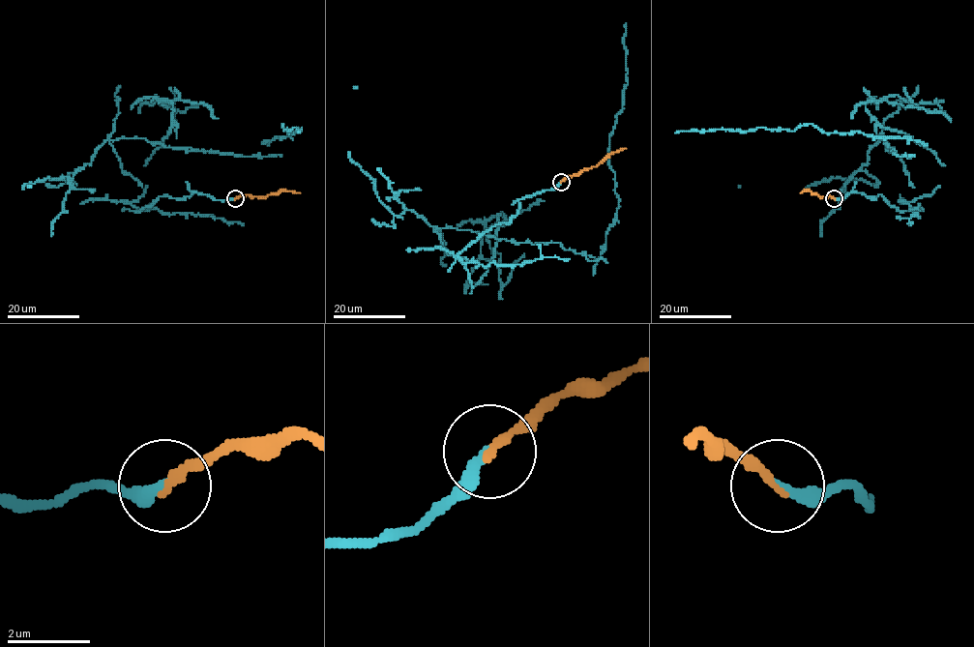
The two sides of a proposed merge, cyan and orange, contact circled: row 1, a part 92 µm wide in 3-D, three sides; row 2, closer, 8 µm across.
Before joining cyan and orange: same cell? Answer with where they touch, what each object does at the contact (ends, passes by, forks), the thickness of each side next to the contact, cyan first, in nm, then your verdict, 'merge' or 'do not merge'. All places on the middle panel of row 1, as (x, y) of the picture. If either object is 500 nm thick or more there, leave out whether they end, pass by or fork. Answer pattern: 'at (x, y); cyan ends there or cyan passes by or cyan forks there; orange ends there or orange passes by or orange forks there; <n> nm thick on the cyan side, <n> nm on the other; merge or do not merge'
at (561, 182); cyan ends there; orange ends there; 280 nm thick on the cyan side, 200 nm on the other; merge

